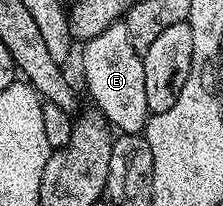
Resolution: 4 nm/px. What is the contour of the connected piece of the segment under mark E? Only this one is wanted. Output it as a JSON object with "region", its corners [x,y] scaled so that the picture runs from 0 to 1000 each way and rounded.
{"region":[[[516,107],[417,189],[377,214],[372,354],[381,403],[426,481],[422,505],[475,573],[484,602],[547,646],[628,646],[655,621],[668,563],[655,495],[650,345],[637,272],[610,248],[578,189],[570,126],[556,107]]]}

